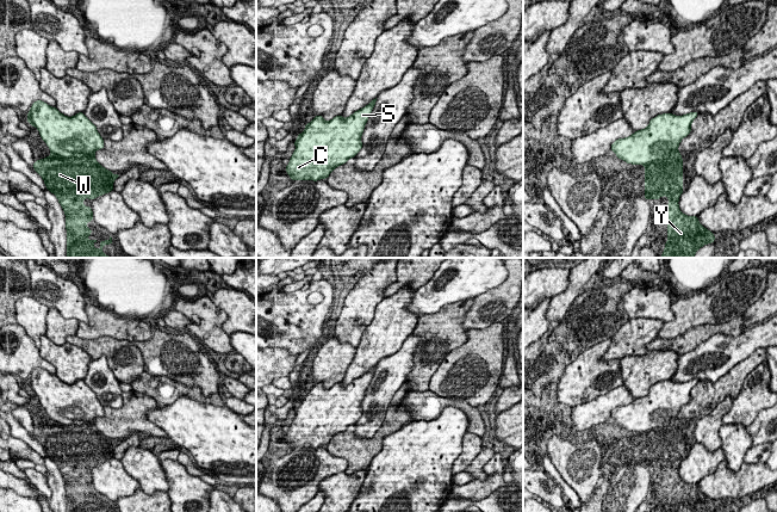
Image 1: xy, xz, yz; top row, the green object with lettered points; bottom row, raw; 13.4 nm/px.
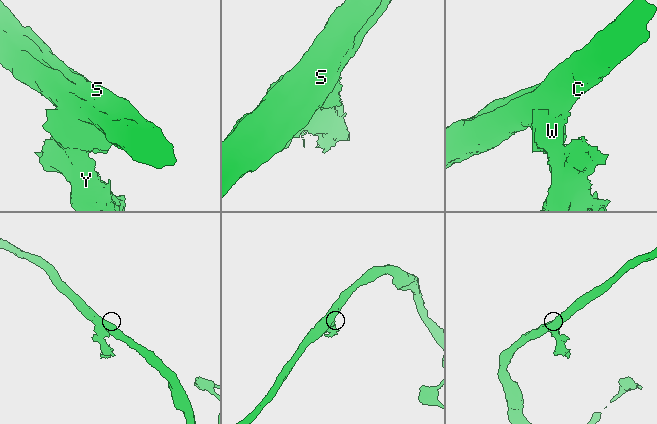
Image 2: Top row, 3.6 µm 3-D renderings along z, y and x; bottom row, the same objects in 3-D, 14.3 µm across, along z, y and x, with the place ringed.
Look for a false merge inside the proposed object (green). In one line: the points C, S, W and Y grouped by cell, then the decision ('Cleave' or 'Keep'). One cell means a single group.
Groups: C S W Y. Keep

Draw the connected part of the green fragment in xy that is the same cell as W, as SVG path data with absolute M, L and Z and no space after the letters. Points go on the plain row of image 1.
M36 368L32 371L26 385L32 394L38 396L42 407L51 419L49 424L37 427L32 434L43 445L46 456L57 464L63 475L67 512L93 512L97 507L86 506L93 499L85 492L92 489L93 479L91 474L83 473L83 467L93 468L95 464L113 458L113 449L119 444L104 436L95 427L95 419L105 414L104 406L83 380L67 384L42 368Z

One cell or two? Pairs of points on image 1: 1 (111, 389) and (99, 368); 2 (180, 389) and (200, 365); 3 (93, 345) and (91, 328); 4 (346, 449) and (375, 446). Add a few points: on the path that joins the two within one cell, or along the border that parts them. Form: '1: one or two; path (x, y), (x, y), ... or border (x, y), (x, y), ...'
1: one; path (107, 384), (107, 378), (101, 372)
2: two; border (174, 380), (188, 387), (198, 387), (207, 398)
3: two; border (76, 334), (84, 339), (113, 337), (120, 340)
4: one; path (353, 449), (368, 448)

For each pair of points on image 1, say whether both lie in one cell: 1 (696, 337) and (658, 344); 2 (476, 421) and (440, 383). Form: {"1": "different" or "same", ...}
{"1": "same", "2": "different"}

